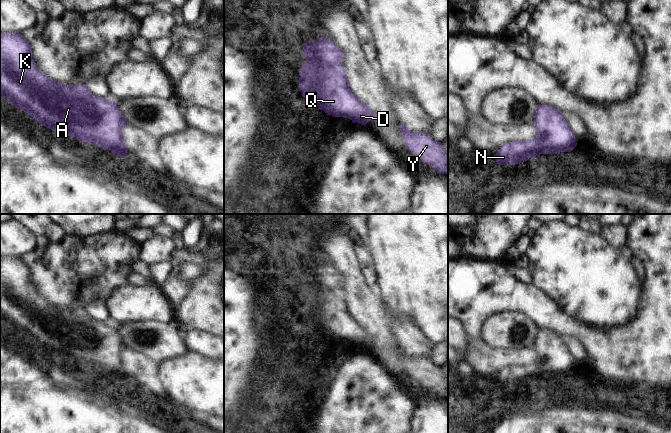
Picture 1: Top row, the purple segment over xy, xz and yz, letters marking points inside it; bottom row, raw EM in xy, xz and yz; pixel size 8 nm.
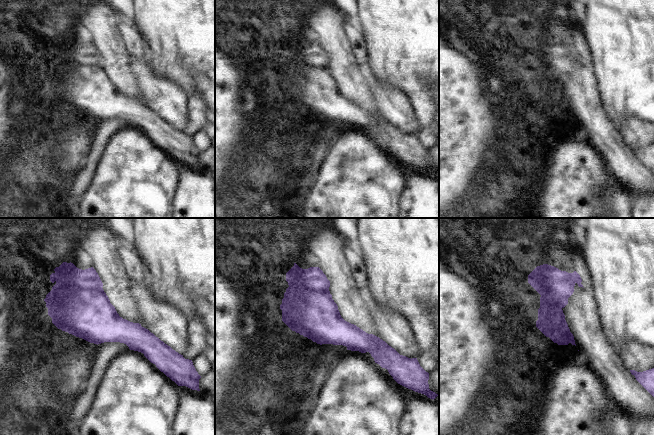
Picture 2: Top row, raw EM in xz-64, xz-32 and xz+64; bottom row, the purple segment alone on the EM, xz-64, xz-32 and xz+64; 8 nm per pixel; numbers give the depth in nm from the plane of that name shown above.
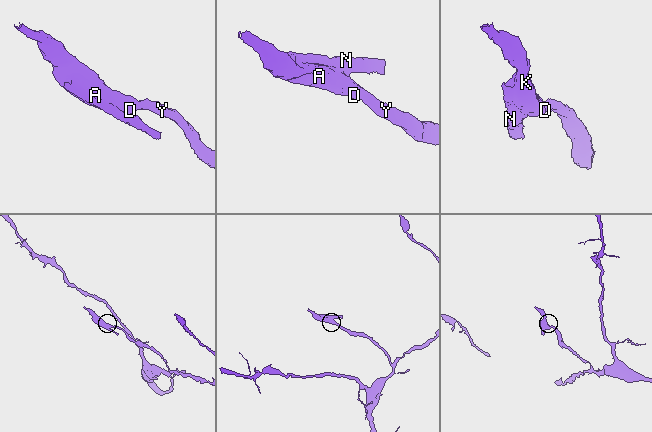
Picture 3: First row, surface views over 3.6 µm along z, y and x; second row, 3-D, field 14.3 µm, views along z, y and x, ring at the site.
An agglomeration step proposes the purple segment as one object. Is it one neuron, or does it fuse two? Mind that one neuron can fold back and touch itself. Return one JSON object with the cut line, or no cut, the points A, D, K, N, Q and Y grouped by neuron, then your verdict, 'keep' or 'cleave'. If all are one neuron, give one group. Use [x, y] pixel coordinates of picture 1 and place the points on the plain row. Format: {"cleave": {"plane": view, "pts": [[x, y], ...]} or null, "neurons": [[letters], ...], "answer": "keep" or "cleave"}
{"cleave": {"plane": "xz", "pts": [[308, 285], [328, 288], [346, 301]]}, "neurons": [["A", "D", "K", "Q", "Y"], ["N"]], "answer": "cleave"}

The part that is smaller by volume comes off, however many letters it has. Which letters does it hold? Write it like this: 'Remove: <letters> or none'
Remove: N.

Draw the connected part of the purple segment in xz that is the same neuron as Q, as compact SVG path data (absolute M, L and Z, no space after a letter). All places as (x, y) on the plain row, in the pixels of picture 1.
M308 286L299 293L299 299L299 315L311 329L333 341L348 342L352 347L361 349L366 349L374 342L370 331L351 316L347 301L338 298L331 290Z

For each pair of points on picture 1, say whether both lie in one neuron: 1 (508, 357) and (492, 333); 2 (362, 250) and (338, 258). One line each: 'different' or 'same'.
1: different
2: different

